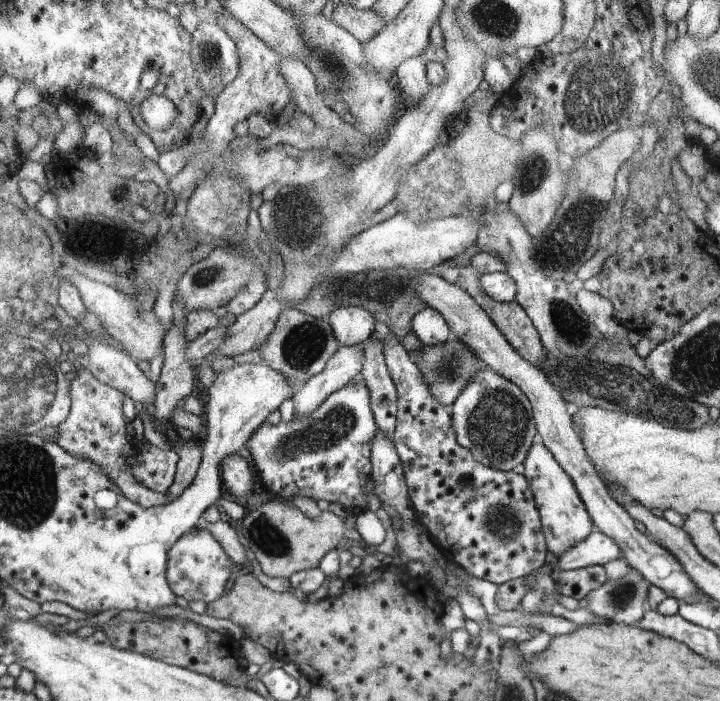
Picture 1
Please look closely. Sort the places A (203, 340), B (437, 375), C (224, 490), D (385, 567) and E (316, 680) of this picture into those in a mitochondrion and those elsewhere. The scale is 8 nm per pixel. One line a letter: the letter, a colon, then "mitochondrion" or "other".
A: other
B: mitochondrion
C: other
D: other
E: other

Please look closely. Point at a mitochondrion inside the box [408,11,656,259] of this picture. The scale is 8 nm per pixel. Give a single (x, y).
(600, 93)

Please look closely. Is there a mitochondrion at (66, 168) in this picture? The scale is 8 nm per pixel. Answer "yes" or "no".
no

